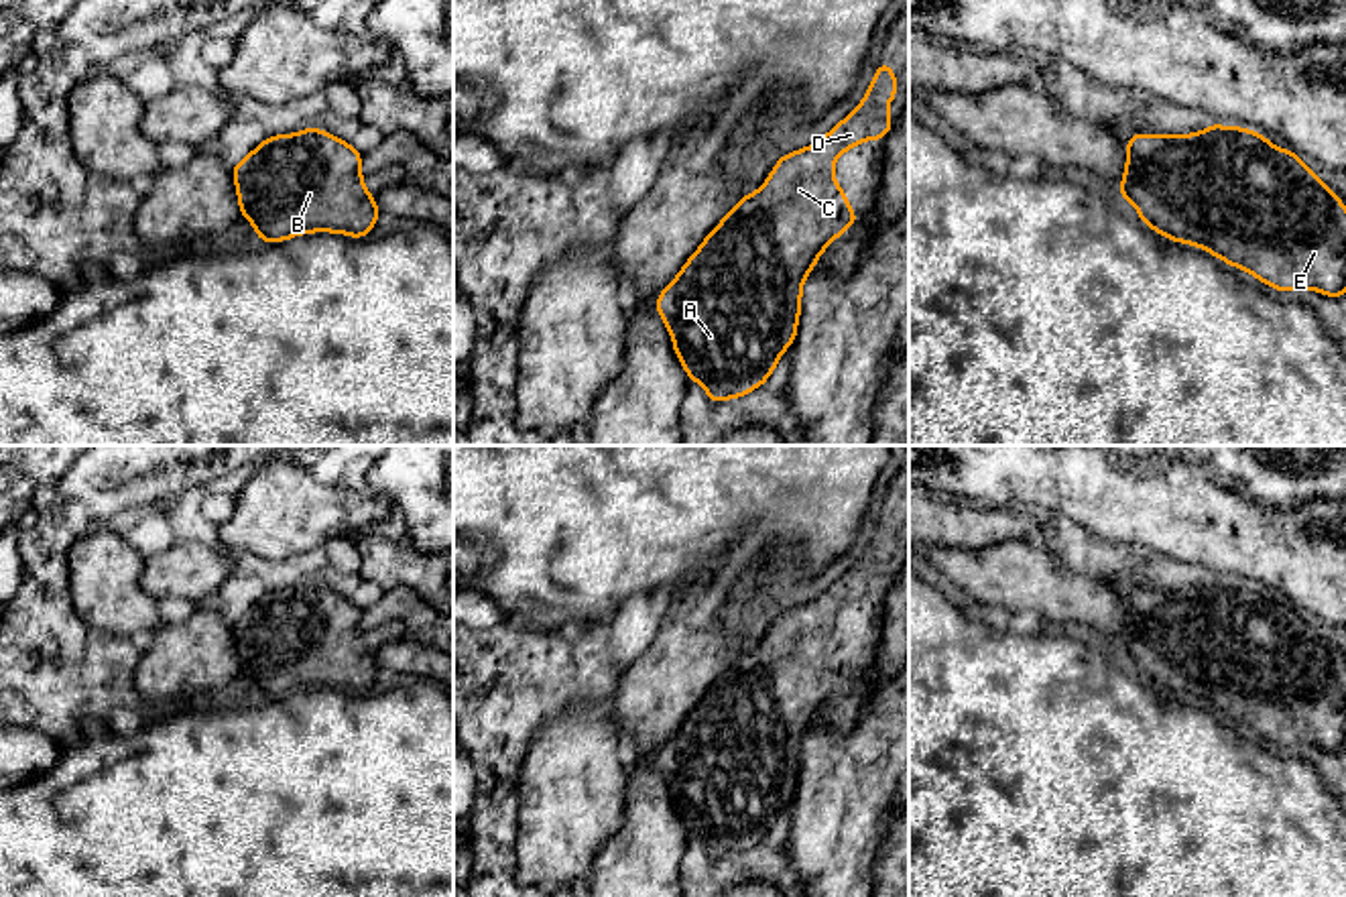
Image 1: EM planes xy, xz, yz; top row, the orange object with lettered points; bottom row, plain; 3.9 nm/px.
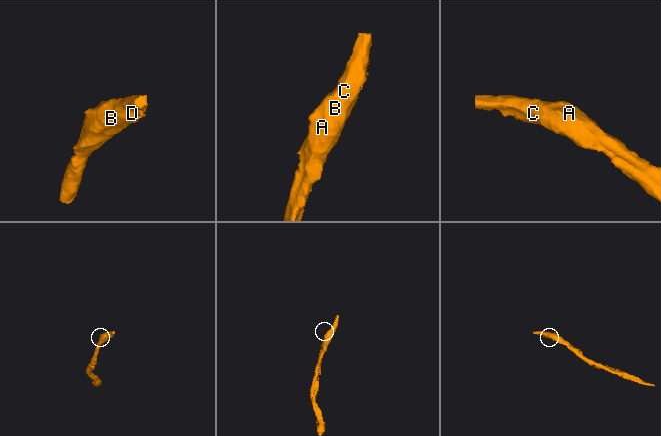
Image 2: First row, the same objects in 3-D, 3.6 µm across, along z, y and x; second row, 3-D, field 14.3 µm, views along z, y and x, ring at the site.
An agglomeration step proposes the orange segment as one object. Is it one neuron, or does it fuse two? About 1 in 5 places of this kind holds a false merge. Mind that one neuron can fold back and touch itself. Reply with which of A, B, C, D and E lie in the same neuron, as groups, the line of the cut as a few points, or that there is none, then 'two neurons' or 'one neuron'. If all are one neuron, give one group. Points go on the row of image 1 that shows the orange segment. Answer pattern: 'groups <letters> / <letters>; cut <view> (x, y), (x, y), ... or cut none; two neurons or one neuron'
groups A B C D E; cut none; one neuron

